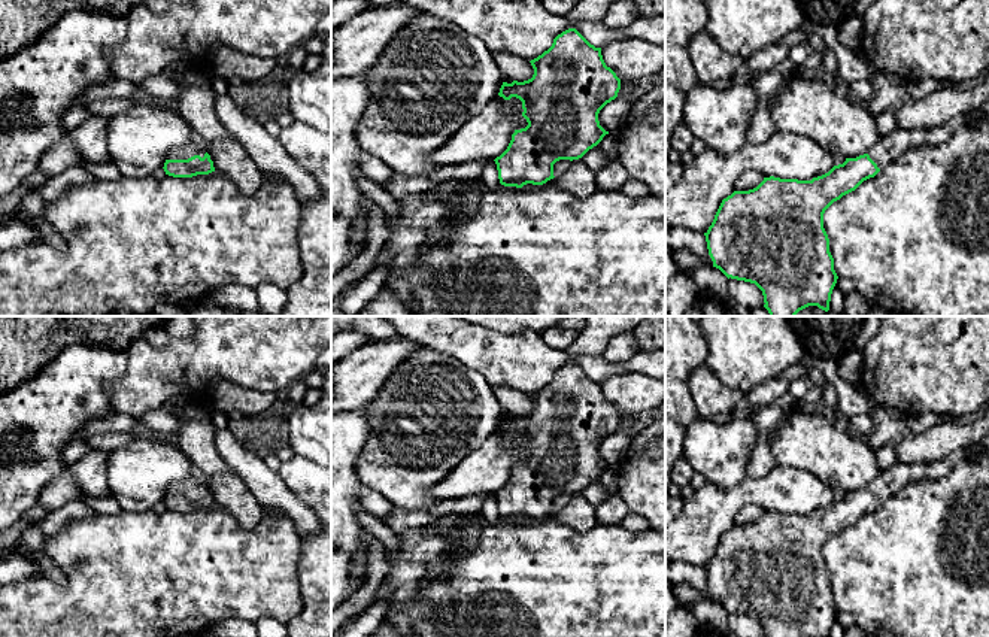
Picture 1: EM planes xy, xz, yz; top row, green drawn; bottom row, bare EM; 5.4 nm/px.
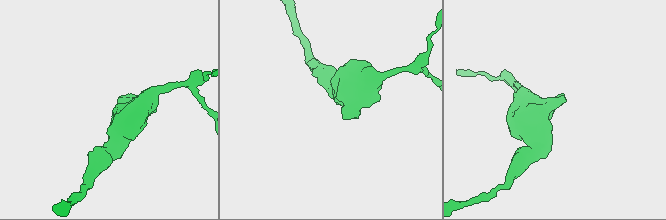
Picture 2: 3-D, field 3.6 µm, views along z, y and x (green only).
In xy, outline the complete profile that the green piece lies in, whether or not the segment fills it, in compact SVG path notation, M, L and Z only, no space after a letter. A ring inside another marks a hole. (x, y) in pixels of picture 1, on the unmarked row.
M194 477L175 483L166 494L163 503L166 509L173 512L192 512L215 506L210 489Z

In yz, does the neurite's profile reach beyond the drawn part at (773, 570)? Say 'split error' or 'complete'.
split error

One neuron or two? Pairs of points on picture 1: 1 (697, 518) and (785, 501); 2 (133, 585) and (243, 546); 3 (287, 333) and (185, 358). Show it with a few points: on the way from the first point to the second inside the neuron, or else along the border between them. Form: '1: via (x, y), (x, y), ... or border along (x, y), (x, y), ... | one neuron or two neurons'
1: via (719, 506), (739, 496), (763, 496) | one neuron
2: via (160, 575), (173, 575), (197, 567), (217, 567) | one neuron
3: via (261, 333), (242, 333), (211, 352) | one neuron

